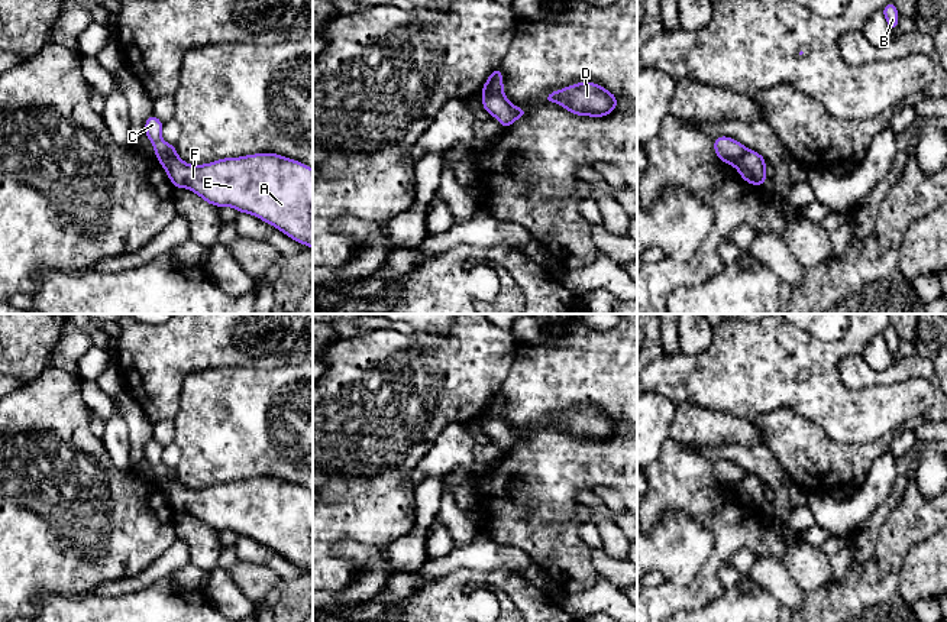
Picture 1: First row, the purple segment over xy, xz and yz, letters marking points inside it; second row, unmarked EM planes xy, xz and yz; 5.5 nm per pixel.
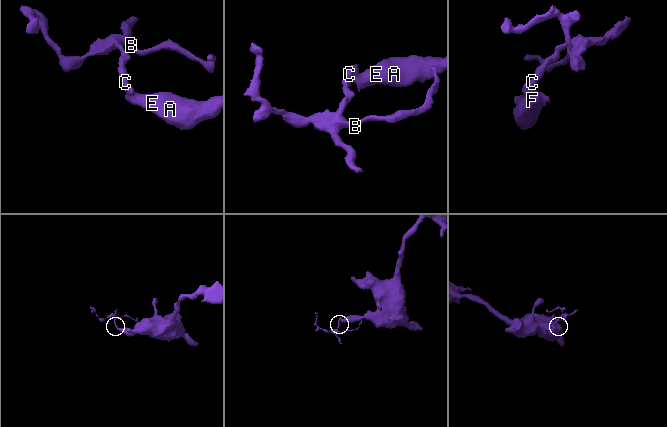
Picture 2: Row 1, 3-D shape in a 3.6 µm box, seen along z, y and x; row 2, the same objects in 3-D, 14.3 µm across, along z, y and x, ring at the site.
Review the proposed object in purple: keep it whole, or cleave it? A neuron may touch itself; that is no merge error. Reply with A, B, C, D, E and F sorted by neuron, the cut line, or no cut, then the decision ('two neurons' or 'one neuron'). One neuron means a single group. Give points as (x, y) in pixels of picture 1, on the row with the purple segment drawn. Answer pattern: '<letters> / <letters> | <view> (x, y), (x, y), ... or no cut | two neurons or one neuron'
A D E F / B C | xz (501, 90), (482, 97) | two neurons

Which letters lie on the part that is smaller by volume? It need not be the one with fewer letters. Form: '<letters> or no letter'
B, C

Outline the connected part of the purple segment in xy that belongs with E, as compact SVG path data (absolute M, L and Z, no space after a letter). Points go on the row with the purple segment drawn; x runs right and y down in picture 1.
M268 152L203 165L190 165L178 155L158 162L174 188L187 188L214 207L252 214L313 250L313 169L303 162Z

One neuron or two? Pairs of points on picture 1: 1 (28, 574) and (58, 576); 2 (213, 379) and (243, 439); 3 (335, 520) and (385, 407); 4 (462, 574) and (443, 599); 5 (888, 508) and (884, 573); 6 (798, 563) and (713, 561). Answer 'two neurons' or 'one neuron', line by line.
1: one neuron
2: one neuron
3: one neuron
4: one neuron
5: two neurons
6: two neurons

